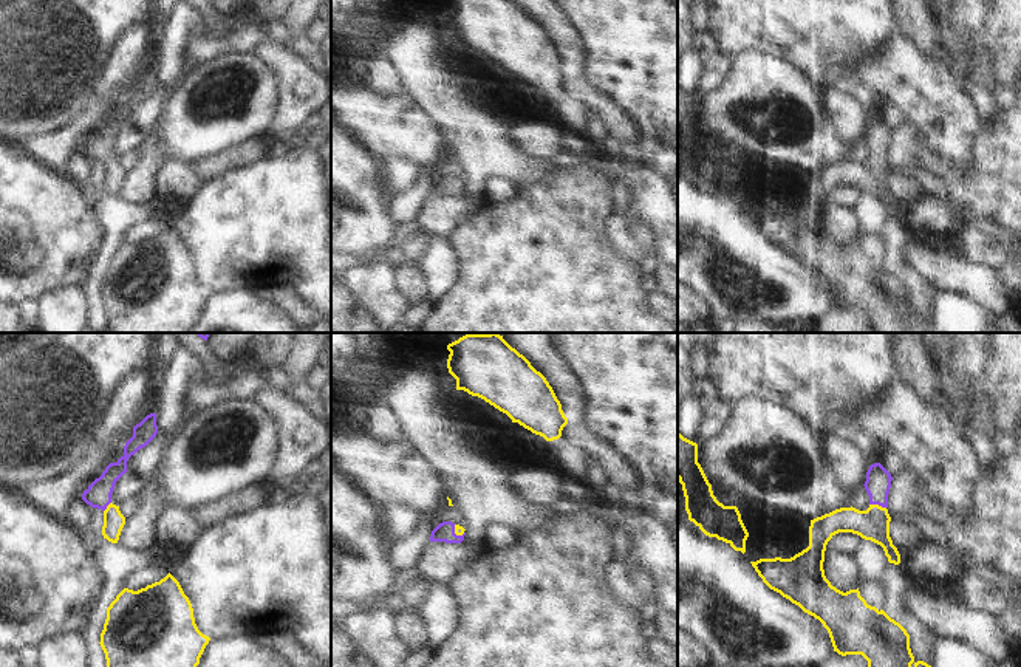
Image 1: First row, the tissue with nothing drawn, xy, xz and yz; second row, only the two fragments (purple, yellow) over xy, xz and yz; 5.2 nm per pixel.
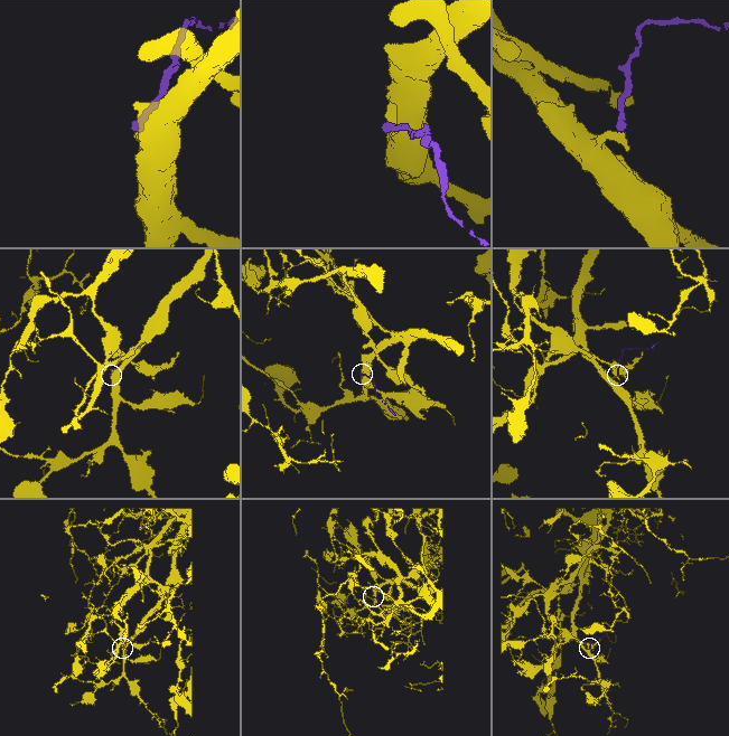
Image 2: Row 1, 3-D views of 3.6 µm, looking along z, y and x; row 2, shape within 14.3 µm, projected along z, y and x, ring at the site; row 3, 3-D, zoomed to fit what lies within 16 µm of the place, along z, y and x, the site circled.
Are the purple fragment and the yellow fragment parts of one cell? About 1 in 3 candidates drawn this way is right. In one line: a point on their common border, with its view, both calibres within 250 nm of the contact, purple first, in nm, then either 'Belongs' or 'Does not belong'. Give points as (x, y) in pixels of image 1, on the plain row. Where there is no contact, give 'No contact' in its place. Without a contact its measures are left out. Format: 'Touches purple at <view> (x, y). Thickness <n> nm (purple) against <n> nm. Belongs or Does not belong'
Touches purple at yz (877, 157). Thickness 130 nm (purple) against 160 nm. Belongs.

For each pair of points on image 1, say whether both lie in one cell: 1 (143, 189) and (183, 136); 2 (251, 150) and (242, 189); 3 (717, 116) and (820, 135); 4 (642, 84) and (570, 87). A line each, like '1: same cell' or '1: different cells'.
1: different cells
2: different cells
3: same cell
4: different cells

